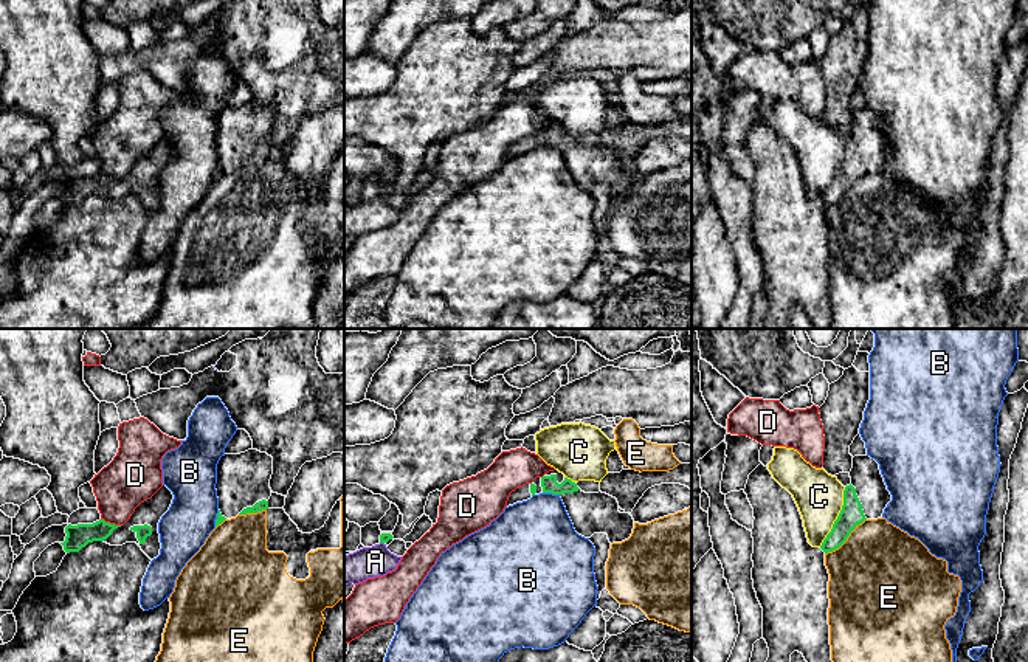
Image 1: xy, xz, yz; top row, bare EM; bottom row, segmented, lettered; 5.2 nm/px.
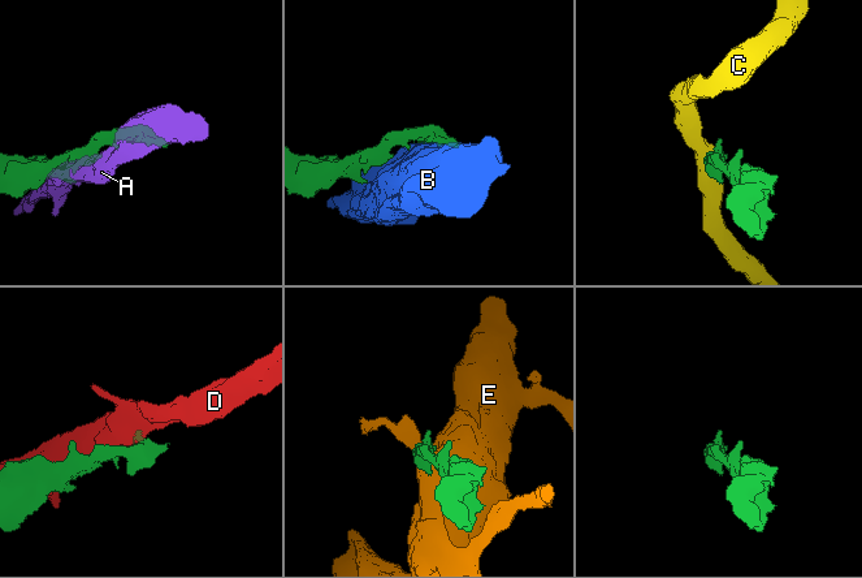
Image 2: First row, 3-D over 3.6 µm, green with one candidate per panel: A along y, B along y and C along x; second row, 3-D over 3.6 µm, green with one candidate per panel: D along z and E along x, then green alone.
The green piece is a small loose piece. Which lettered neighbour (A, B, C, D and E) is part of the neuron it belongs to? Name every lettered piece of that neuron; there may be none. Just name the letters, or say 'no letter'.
no letter

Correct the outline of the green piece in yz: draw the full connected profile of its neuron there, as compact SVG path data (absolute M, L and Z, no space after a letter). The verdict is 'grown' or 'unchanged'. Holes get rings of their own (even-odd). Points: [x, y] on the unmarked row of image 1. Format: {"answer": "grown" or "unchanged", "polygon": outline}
{"answer": "grown", "polygon": "M870 109L853 110L850 130L851 136L843 143L842 163L820 198L825 206L839 202L865 172L882 171L884 161L892 153L879 116Z"}

